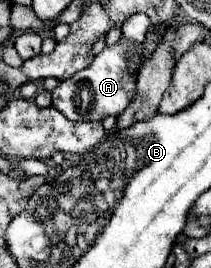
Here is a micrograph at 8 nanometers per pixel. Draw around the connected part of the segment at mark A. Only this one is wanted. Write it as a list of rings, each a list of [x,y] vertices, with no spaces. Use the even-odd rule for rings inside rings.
[[[119,40],[113,48],[105,48],[101,54],[95,56],[91,66],[75,72],[71,78],[61,80],[53,90],[53,108],[63,112],[69,120],[103,120],[105,116],[119,116],[133,92],[135,92],[135,74],[127,72],[127,58],[131,56],[131,44],[127,40]]]

